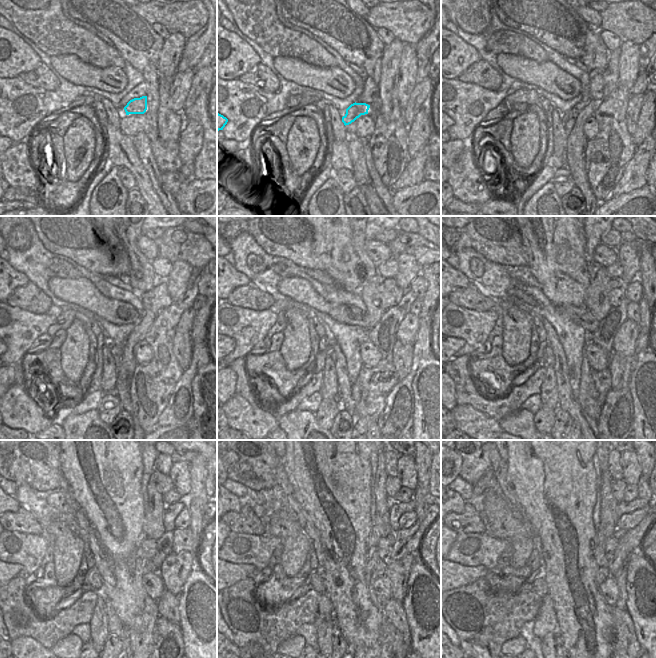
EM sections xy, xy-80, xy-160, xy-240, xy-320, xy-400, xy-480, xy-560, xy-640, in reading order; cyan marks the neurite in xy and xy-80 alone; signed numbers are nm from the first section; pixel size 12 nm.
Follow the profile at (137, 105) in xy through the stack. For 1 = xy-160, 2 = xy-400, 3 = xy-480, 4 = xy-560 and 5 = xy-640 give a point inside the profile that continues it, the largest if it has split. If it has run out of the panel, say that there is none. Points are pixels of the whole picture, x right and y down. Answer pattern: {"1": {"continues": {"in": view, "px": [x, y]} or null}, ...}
{"1": {"continues": {"in": "xy-160", "px": [568, 118]}}, "2": {"continues": {"in": "xy-400", "px": [548, 355]}}, "3": {"continues": {"in": "xy-480", "px": [96, 582]}}, "4": {"continues": {"in": "xy-560", "px": [317, 582]}}, "5": {"continues": {"in": "xy-640", "px": [539, 586]}}}

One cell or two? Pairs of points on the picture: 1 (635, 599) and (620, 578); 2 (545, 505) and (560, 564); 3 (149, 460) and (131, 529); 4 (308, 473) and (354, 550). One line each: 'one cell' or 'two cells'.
1: two cells
2: one cell
3: two cells
4: one cell

